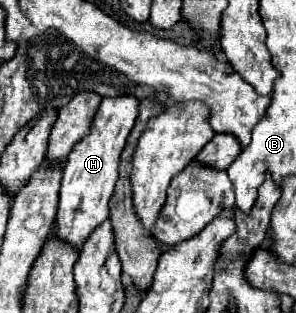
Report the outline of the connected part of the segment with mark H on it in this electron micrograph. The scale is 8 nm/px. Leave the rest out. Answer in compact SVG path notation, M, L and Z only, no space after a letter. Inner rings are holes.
M116 97L114 101L104 99L94 115L90 135L76 143L74 151L68 155L60 187L60 205L54 221L54 235L80 249L92 231L108 219L108 201L114 193L114 183L118 179L118 159L124 149L126 137L138 117L138 101L134 97Z

